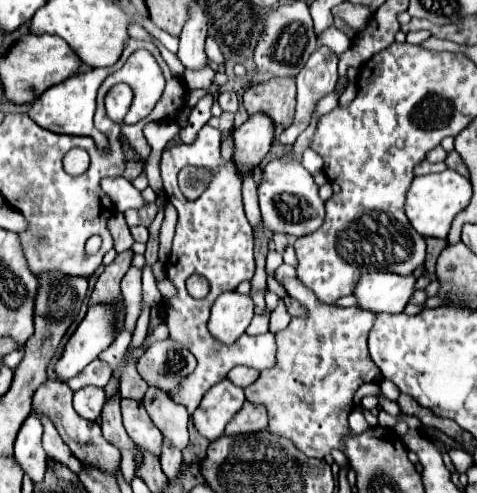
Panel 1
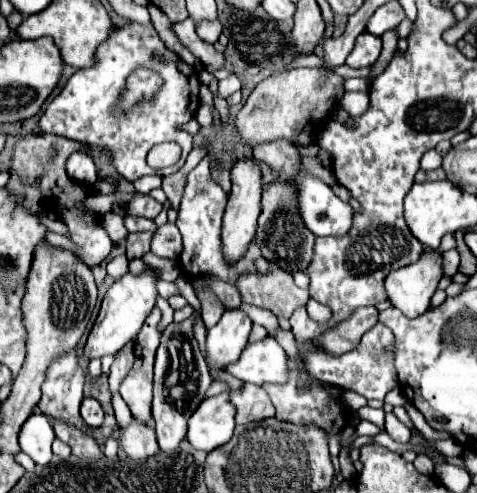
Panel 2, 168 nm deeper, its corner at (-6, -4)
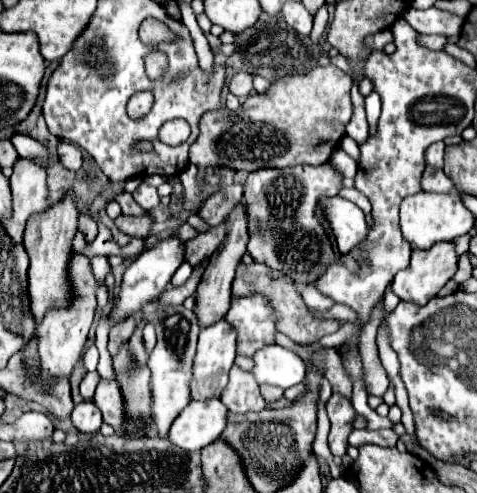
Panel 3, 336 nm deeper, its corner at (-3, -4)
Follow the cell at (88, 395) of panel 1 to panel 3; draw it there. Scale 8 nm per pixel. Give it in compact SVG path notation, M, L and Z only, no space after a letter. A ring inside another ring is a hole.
M85 400L81 404L77 404L71 412L71 420L73 420L73 426L79 430L79 432L87 432L87 434L95 434L99 432L101 424L103 424L103 418L101 418L101 412L99 408Z

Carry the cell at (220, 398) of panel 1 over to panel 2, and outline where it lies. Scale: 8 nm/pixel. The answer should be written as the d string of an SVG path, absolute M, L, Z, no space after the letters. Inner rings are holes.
M228 392L202 400L188 420L186 440L198 450L212 452L230 440L234 432L234 414L236 408L230 402Z

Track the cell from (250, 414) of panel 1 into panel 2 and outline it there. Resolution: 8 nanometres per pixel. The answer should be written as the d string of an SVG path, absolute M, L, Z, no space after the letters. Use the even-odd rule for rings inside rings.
M244 384L240 392L230 392L230 400L236 406L236 424L260 422L276 412L266 392L254 384Z

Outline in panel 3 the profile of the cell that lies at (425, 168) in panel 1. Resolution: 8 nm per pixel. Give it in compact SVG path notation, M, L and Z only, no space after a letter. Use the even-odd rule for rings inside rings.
M427 166L425 172L423 172L421 188L425 192L451 192L453 190L453 182L445 176L445 172L441 168Z

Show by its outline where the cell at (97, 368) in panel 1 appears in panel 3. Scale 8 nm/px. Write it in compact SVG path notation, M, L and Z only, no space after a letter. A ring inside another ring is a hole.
M93 344L93 346L89 346L89 348L85 350L85 354L83 354L83 366L85 366L89 372L93 372L93 370L97 368L97 362L99 362L99 352L97 352L97 346Z

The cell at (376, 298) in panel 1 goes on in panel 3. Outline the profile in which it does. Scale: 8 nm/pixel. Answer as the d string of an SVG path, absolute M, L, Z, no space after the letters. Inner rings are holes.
M439 242L429 250L413 250L409 266L395 274L391 290L405 302L427 304L427 300L435 298L437 292L453 278L453 274L457 272L457 262L459 262L459 256L455 252L453 242Z

